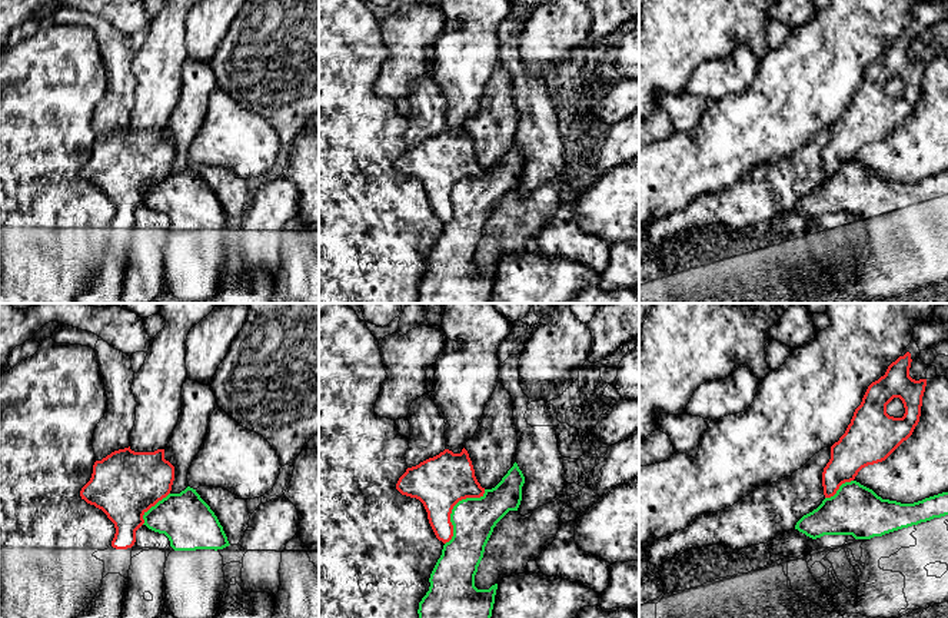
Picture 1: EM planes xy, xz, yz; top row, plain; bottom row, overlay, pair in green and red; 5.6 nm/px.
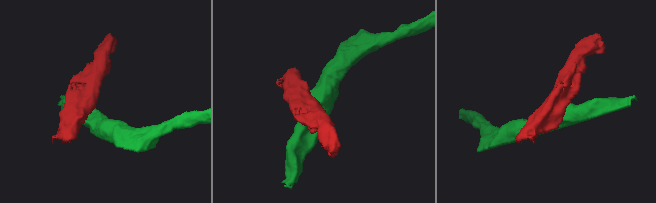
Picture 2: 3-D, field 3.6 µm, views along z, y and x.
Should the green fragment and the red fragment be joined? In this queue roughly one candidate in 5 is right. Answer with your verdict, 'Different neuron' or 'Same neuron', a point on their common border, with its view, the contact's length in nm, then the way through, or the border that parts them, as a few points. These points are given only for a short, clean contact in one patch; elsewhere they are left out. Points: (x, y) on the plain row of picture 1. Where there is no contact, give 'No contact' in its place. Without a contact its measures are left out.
Different neuron. Touches green at xz (452, 189). Shared border 380 nm

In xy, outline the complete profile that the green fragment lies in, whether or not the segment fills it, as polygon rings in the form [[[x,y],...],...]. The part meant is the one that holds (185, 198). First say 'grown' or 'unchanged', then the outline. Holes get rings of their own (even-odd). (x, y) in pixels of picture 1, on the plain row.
unchanged; [[[187,166],[180,173],[169,173],[143,195],[149,209],[164,213],[174,230],[223,229],[229,226],[227,216],[217,196],[200,177],[196,169]]]

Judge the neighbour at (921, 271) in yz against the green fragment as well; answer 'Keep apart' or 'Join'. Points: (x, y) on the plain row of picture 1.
Join

